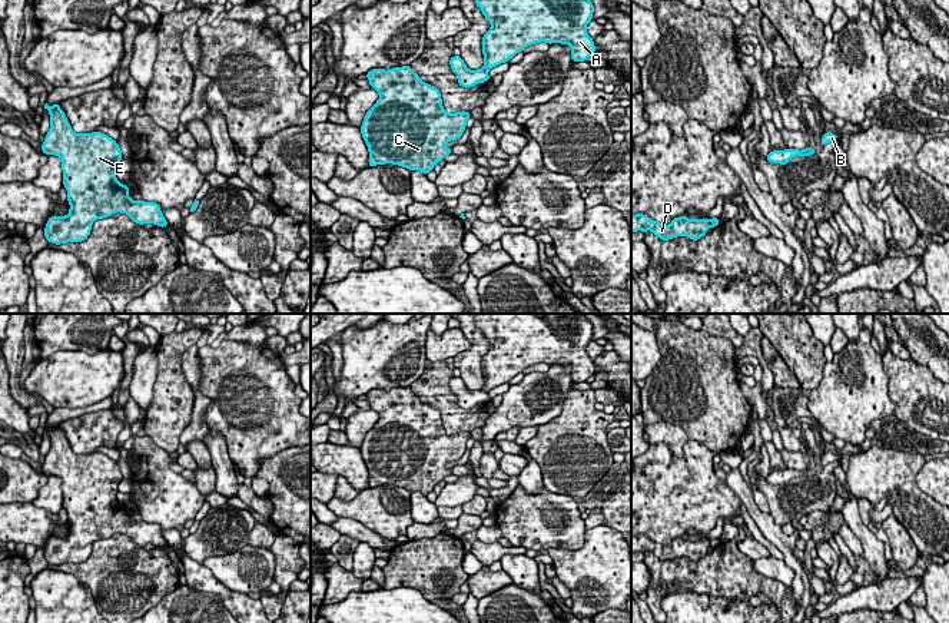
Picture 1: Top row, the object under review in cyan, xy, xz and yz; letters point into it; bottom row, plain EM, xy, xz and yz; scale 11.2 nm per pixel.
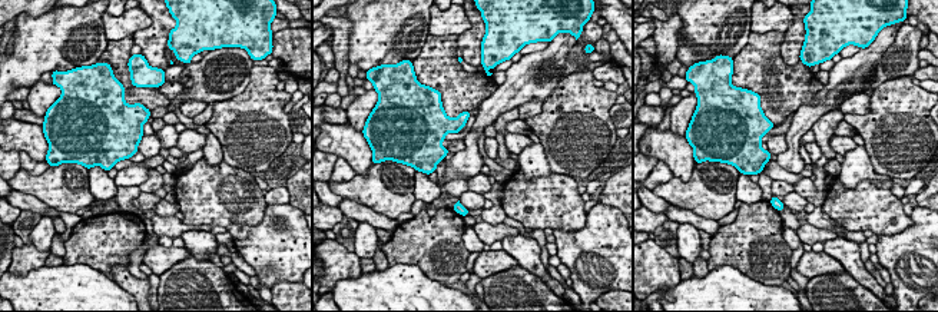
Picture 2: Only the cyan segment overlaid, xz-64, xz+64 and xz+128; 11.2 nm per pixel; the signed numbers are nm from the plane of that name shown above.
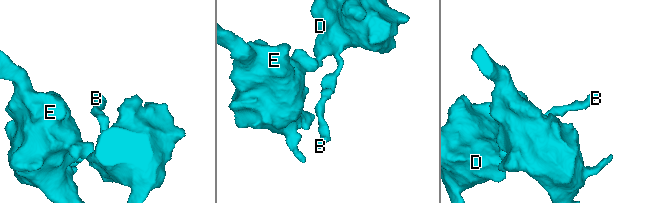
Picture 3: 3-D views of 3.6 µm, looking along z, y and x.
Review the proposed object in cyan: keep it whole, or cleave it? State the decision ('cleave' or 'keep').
cleave

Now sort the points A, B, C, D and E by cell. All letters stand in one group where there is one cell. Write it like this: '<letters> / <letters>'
A B D / C E

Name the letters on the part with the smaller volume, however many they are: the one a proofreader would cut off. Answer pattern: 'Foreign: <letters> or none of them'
Foreign: A, B, D

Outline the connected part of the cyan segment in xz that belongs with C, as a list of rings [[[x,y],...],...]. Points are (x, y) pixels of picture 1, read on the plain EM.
[[[411,387],[389,391],[372,390],[366,394],[366,400],[379,414],[379,420],[366,433],[361,445],[361,454],[369,473],[369,488],[392,484],[428,496],[438,483],[452,474],[445,464],[462,457],[471,433],[461,431],[448,435],[442,427],[441,412],[422,402]]]

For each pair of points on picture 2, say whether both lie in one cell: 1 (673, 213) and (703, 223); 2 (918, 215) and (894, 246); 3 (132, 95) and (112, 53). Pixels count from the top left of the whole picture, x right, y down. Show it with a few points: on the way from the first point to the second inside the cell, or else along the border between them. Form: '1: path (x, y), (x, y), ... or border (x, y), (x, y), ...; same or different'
1: path (680, 216), (696, 221); same
2: path (920, 223), (902, 244); same
3: path (128, 85), (119, 63); same

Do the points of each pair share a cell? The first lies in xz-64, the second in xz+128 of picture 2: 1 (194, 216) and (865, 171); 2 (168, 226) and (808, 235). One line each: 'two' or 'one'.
1: two
2: one

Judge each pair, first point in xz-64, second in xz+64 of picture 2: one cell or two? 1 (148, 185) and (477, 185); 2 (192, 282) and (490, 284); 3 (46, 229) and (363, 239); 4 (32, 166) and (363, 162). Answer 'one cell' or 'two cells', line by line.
1: one cell
2: one cell
3: one cell
4: two cells

